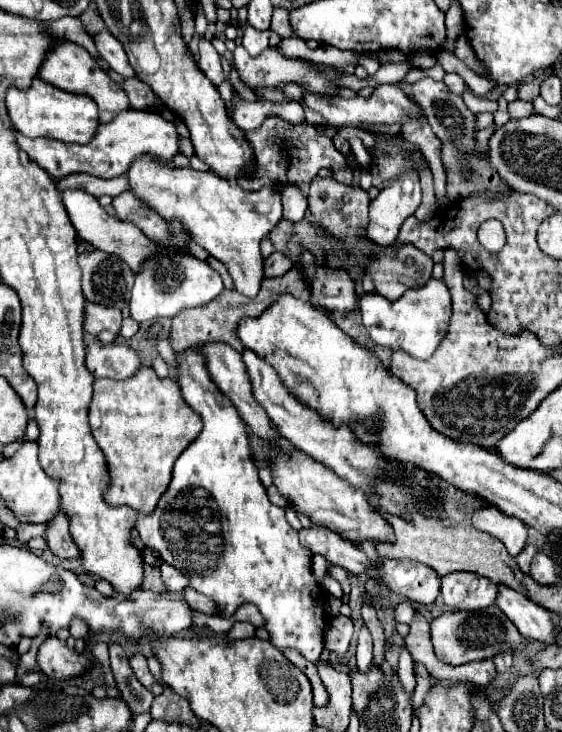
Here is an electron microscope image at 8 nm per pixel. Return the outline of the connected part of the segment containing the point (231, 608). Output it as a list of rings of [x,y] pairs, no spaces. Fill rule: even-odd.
[[[188,348],[184,350],[180,356],[178,356],[178,366],[174,370],[174,380],[180,384],[180,392],[184,396],[184,400],[202,416],[202,422],[204,422],[204,428],[202,432],[198,434],[198,438],[178,456],[178,460],[174,462],[174,470],[172,470],[172,480],[170,480],[170,486],[168,490],[164,492],[164,496],[158,500],[158,506],[156,510],[150,514],[150,516],[142,516],[138,514],[138,520],[136,520],[136,530],[142,538],[142,542],[148,546],[148,548],[154,548],[162,554],[164,562],[170,564],[170,566],[176,566],[176,568],[182,568],[186,570],[188,578],[190,578],[190,588],[198,590],[200,594],[204,596],[212,596],[218,604],[220,604],[220,616],[232,616],[236,612],[238,606],[246,604],[246,602],[252,602],[258,606],[258,610],[262,612],[262,616],[266,618],[266,630],[270,632],[270,638],[272,638],[272,644],[280,650],[284,648],[296,648],[306,660],[310,662],[316,662],[324,650],[324,628],[326,628],[326,612],[324,612],[324,594],[320,590],[320,586],[316,586],[314,578],[312,578],[312,552],[308,548],[304,548],[300,542],[298,542],[298,532],[288,524],[286,520],[286,512],[284,508],[278,508],[274,506],[268,496],[266,496],[266,488],[262,486],[260,478],[258,478],[258,468],[252,460],[252,450],[250,450],[250,442],[248,442],[248,430],[246,430],[246,424],[244,420],[238,416],[236,412],[236,406],[218,390],[218,386],[214,384],[214,380],[210,378],[208,374],[208,368],[206,368],[206,358],[204,354],[198,350],[198,348]]]

